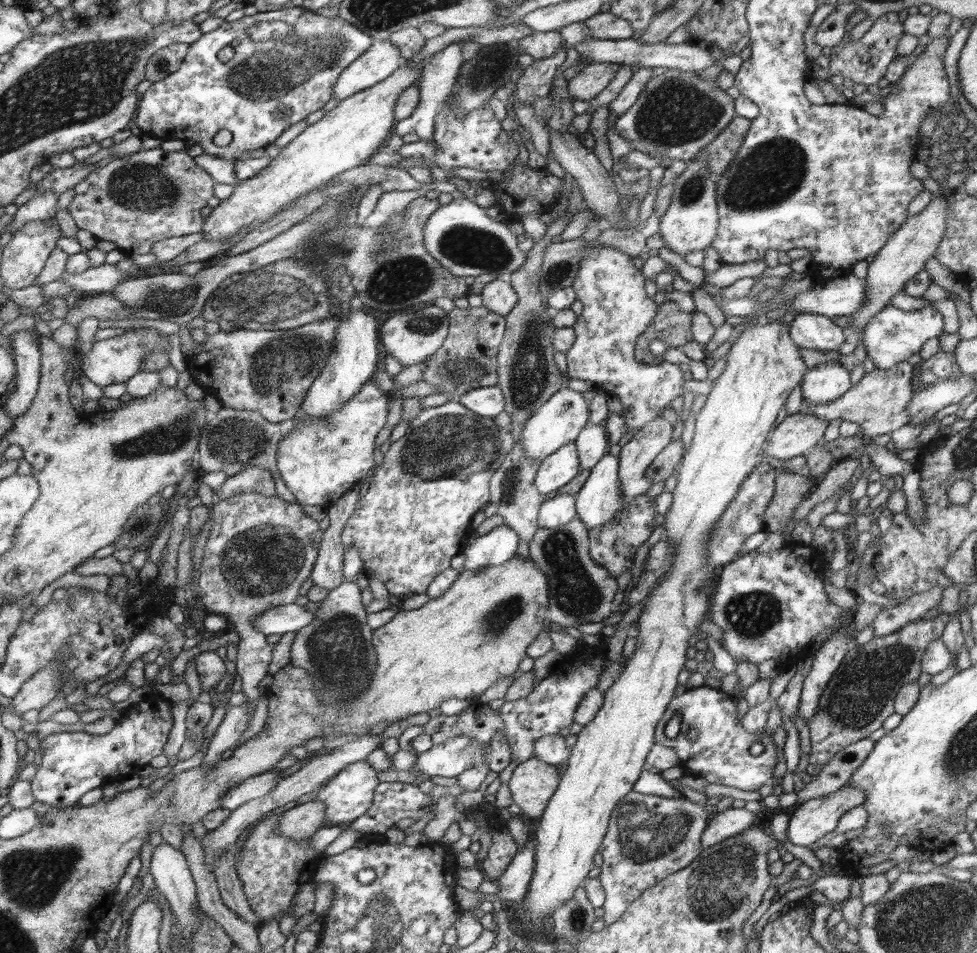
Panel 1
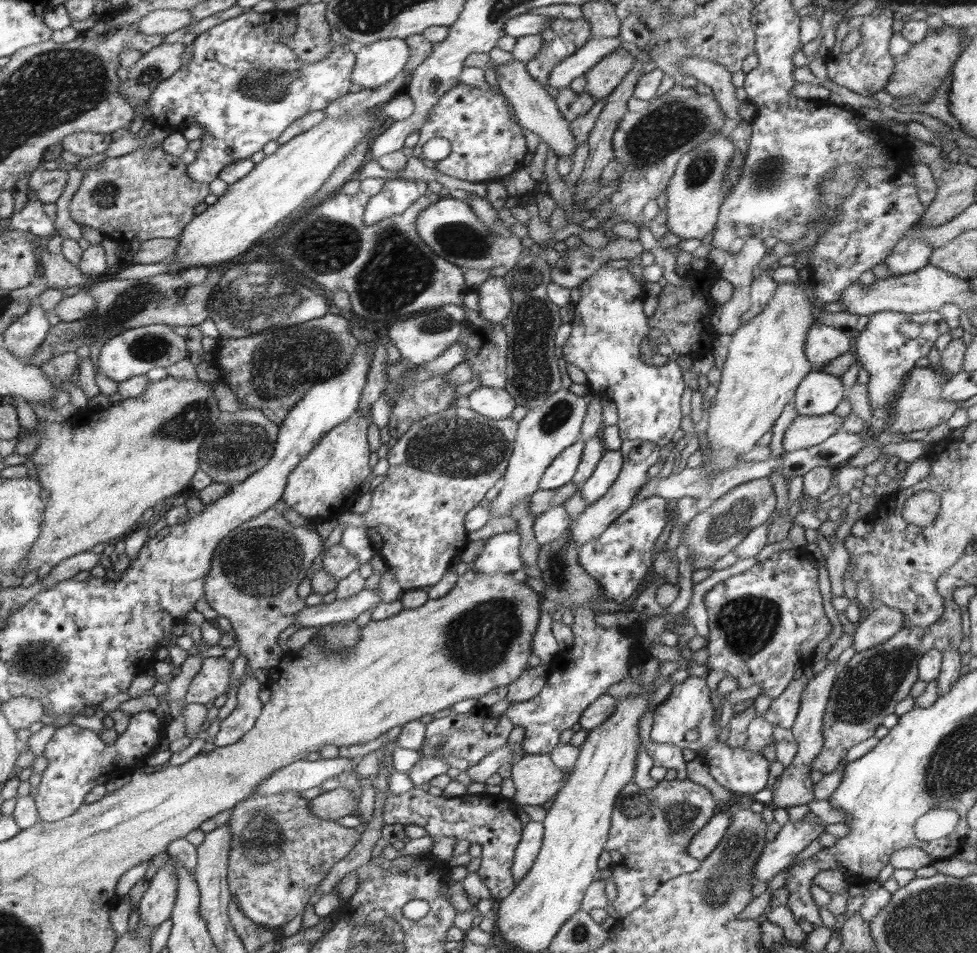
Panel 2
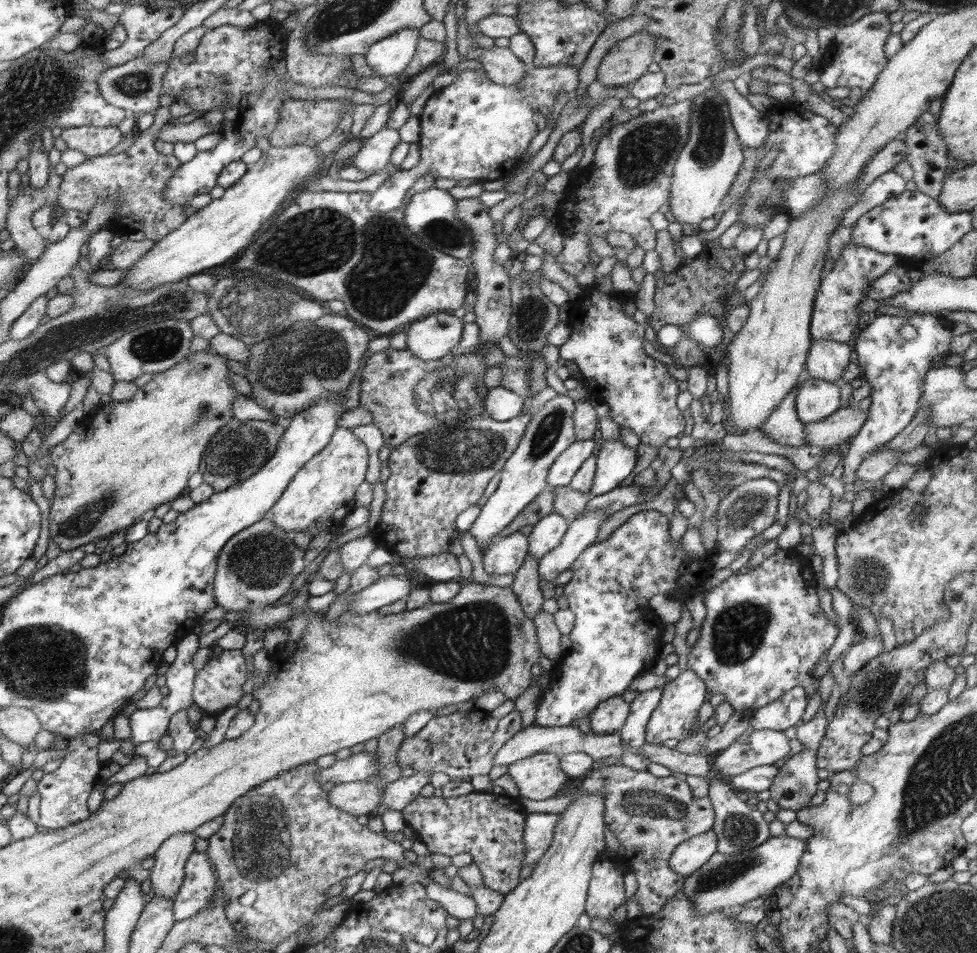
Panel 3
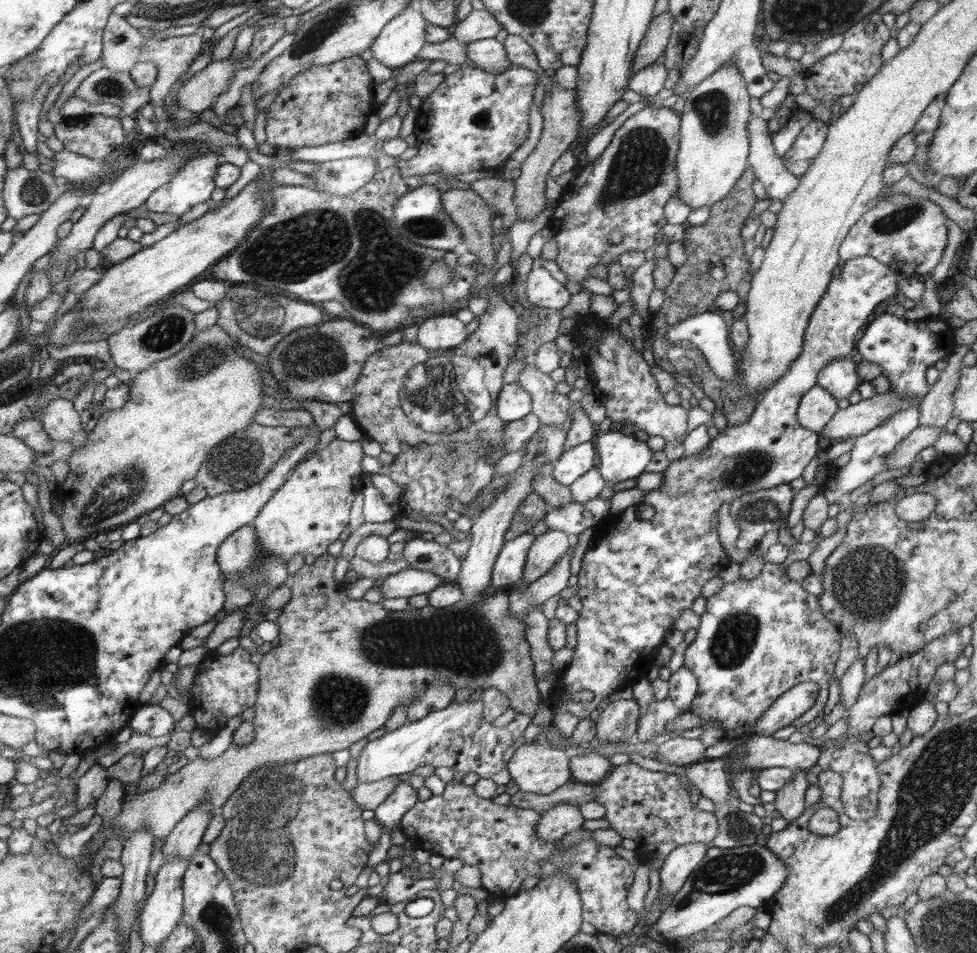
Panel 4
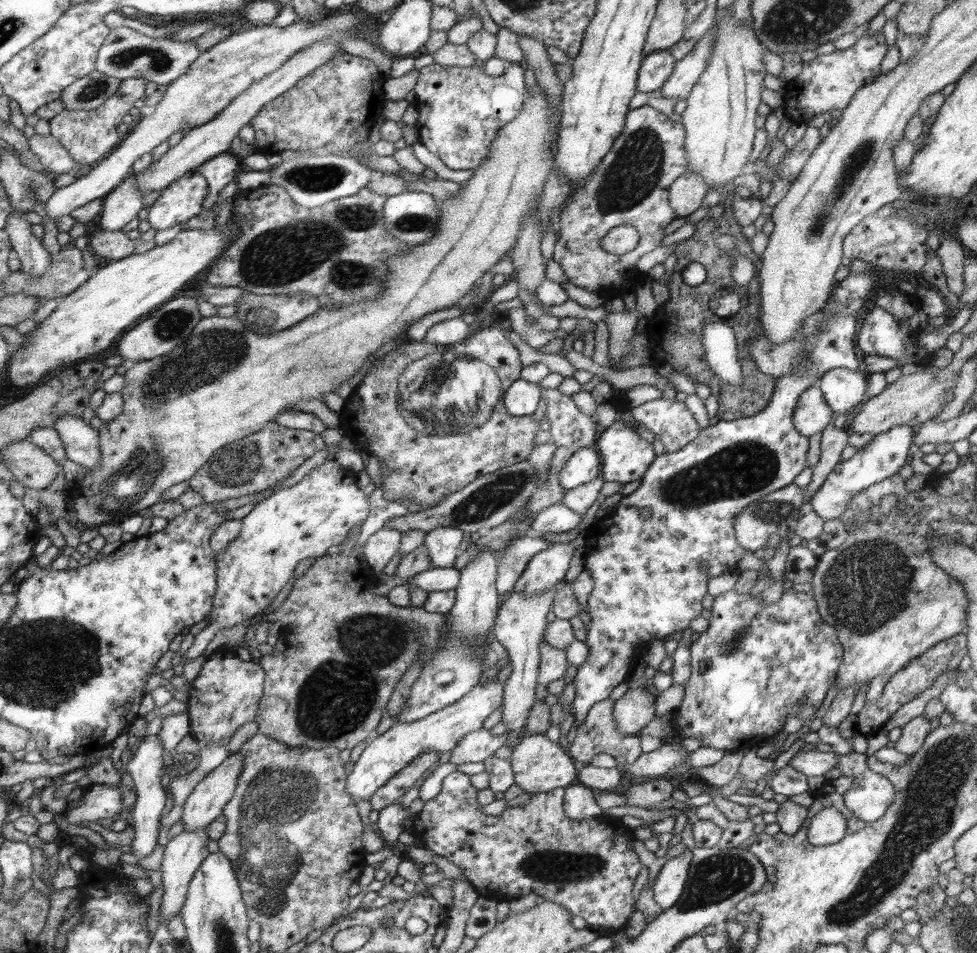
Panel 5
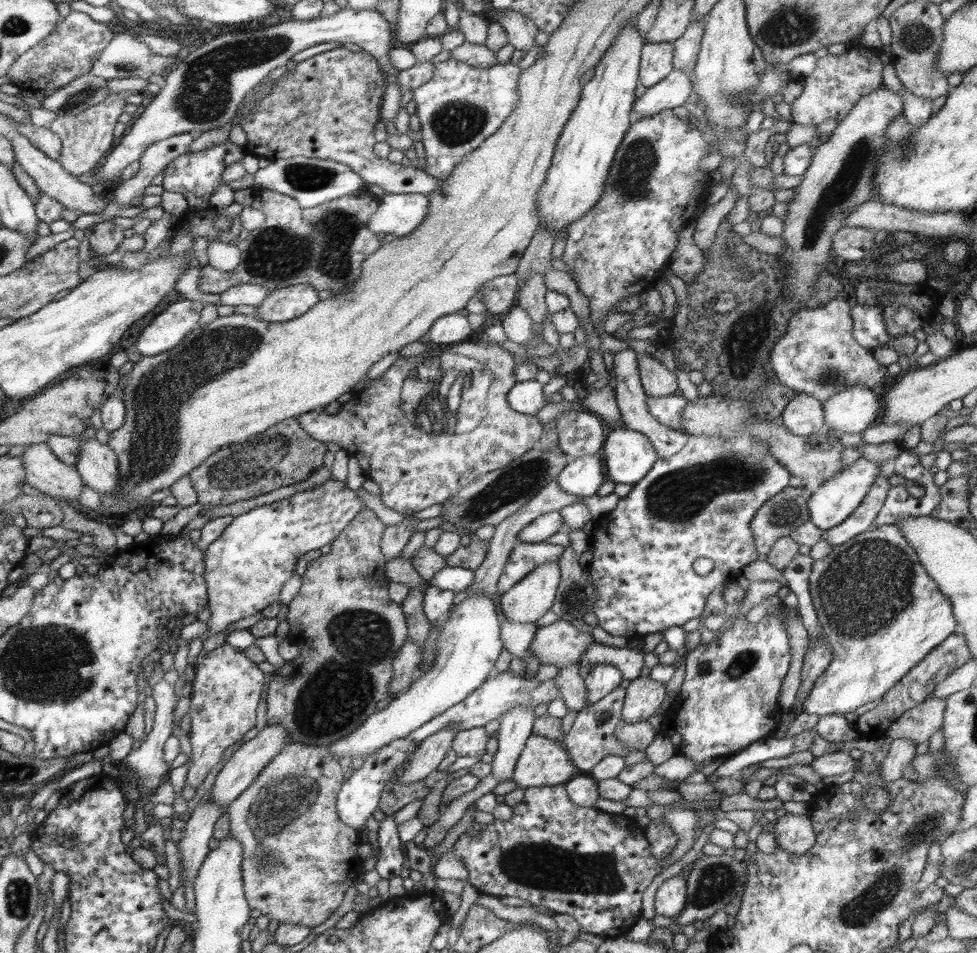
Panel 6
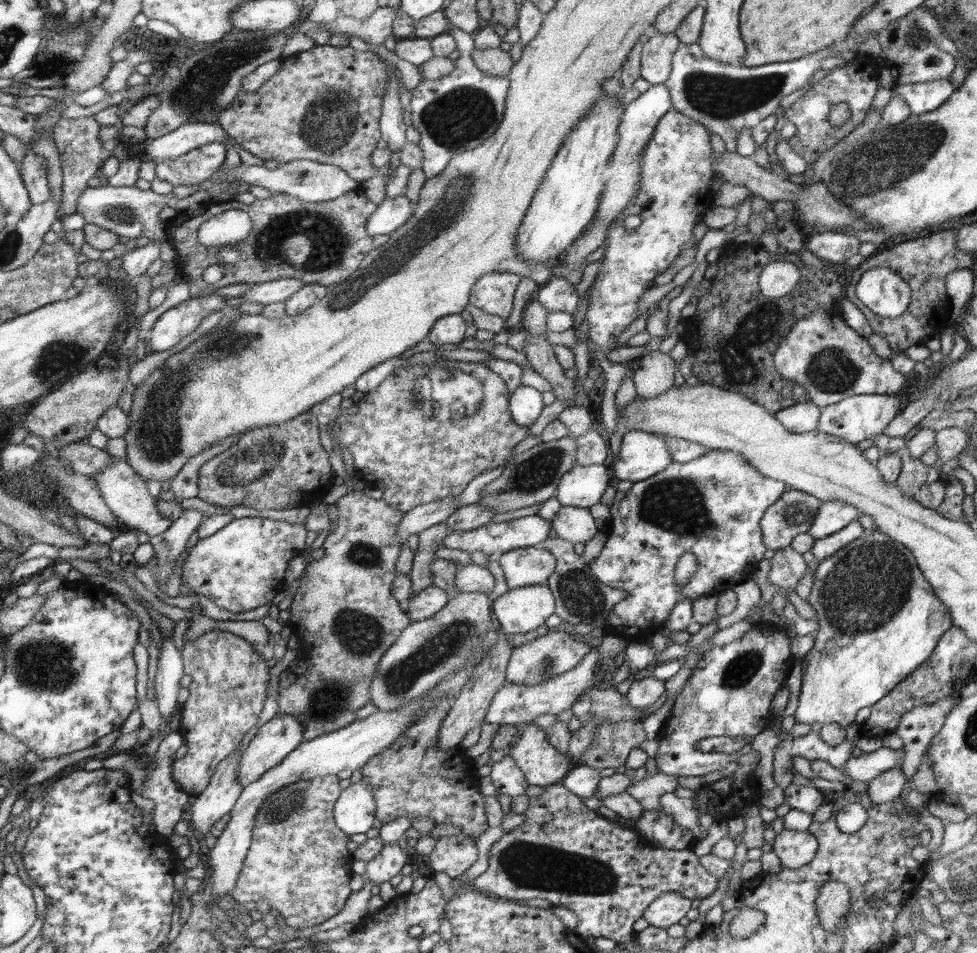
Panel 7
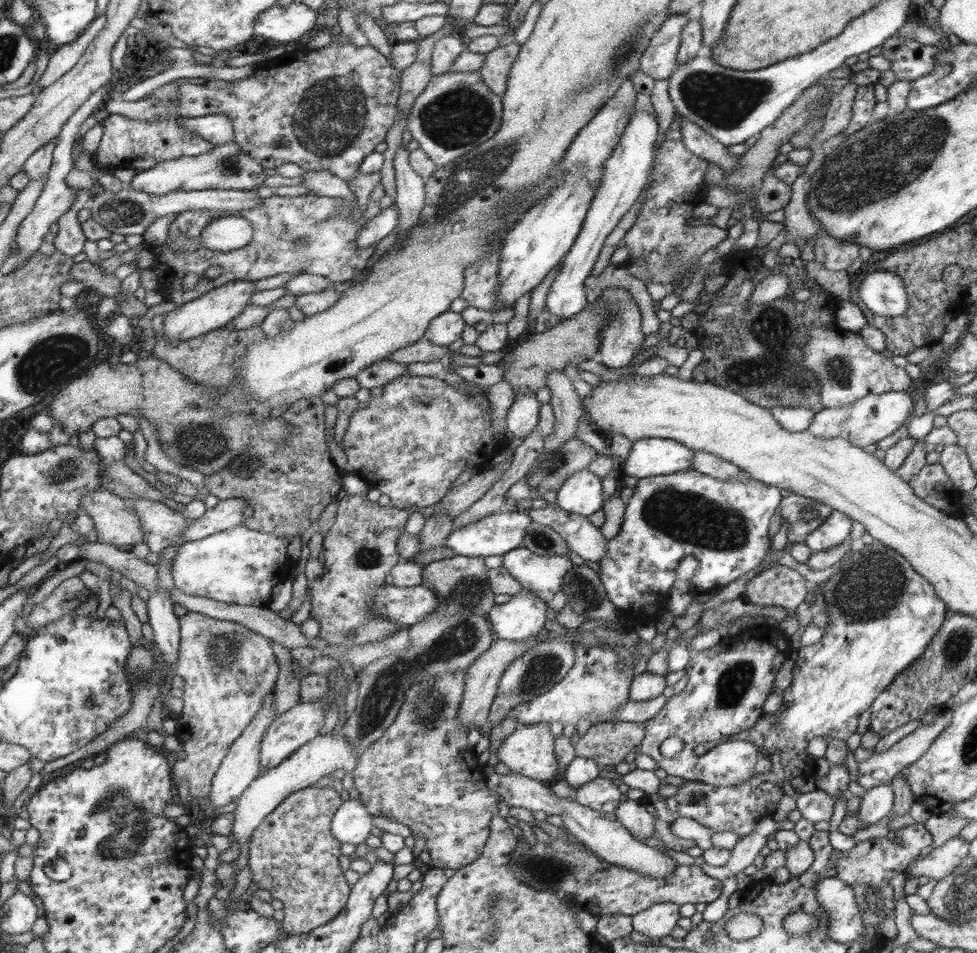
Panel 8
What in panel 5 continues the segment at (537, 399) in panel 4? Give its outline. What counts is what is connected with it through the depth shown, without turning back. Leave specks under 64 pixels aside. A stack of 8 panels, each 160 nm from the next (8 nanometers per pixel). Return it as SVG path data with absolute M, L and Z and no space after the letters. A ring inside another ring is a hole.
M541 387L541 398L545 398L550 442L556 446L571 448L574 453L579 448L595 447L601 427L595 417L582 412L571 396L558 389Z

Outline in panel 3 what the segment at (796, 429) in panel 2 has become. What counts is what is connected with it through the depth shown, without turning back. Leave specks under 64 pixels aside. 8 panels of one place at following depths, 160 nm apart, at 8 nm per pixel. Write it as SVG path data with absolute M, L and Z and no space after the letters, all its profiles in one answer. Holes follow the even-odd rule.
M857 406L841 407L830 416L805 424L807 444L830 448L858 434L868 418L867 411Z

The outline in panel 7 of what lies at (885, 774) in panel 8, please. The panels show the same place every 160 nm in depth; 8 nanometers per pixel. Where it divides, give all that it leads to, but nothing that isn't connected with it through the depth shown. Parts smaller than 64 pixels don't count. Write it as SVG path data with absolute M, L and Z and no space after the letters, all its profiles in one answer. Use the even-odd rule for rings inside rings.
M881 747L870 753L863 752L858 757L850 757L840 771L851 776L853 780L870 783L876 776L901 764L904 757L904 749Z

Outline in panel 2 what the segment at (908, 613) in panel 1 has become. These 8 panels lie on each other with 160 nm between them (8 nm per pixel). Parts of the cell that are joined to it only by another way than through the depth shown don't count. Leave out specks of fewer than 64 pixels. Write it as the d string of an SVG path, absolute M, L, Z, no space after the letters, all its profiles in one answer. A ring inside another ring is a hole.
M882 605L864 620L856 624L854 652L868 650L878 643L884 643L904 627L904 616L900 611Z

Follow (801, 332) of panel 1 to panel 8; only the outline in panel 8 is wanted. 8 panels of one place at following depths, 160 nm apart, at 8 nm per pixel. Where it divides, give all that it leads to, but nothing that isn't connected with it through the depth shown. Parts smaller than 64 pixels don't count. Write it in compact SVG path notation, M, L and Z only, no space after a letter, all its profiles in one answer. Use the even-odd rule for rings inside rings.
M911 391L869 394L848 406L824 407L820 412L815 413L807 430L820 438L840 438L851 442L854 446L864 448L868 444L884 440L886 436L896 434L896 430L908 422L908 418L913 412L913 403Z

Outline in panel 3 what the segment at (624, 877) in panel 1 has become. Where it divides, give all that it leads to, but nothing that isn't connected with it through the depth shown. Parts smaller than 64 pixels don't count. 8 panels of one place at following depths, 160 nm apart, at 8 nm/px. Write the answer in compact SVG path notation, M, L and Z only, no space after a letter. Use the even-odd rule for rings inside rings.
M620 764L604 765L599 769L593 769L582 781L581 788L587 792L601 792L603 794L604 822L612 830L610 832L613 833L614 837L626 849L621 858L621 867L630 868L638 883L637 891L631 897L638 899L644 915L660 912L661 908L678 894L687 877L676 874L670 868L669 858L672 856L672 851L682 842L713 830L715 812L711 800L708 796L700 799L694 798L688 783L676 779L676 776L672 774L669 777L659 778L652 775L649 770L634 770Z

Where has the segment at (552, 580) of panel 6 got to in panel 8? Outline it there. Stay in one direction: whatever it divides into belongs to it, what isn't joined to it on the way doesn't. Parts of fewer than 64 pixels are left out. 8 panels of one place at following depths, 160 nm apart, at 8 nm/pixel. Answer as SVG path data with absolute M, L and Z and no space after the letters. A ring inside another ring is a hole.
M518 593L506 604L496 603L486 616L492 624L495 638L508 641L527 640L548 625L548 602L530 593Z

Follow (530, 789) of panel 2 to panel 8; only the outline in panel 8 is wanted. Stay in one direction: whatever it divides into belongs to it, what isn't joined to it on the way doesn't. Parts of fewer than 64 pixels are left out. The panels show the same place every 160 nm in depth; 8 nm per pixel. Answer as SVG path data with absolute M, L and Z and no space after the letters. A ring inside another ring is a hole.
M549 723L522 724L495 750L497 760L506 764L512 773L551 784L559 772L559 764L555 757L555 735L550 732Z

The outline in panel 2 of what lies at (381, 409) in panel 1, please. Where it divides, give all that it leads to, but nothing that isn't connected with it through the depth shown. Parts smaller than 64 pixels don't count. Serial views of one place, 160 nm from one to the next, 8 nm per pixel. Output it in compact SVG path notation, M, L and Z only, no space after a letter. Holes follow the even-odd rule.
M357 411L346 422L328 432L299 466L290 474L283 501L300 516L311 520L328 521L348 512L356 500L360 484L370 477L370 446L366 440L369 416Z

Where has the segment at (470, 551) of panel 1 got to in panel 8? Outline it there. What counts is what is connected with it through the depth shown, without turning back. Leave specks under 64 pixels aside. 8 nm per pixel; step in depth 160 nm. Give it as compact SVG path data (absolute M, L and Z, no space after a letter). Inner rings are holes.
M524 547L515 548L502 558L502 566L508 574L532 593L558 593L564 584L564 576L572 570L572 562L568 557L536 555Z

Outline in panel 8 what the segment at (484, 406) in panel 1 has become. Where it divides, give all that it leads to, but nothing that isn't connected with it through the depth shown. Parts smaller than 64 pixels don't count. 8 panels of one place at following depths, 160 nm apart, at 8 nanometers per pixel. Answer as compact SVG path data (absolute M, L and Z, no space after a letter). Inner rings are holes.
M534 392L516 396L506 417L507 434L510 437L524 438L538 428L541 403Z

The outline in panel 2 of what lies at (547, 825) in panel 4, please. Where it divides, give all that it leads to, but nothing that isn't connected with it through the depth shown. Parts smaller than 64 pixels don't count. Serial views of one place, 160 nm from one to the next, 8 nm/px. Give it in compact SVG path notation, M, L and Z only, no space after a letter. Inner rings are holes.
M531 820L524 824L520 843L517 845L513 858L512 874L517 884L532 868L542 847L544 827L542 821Z

